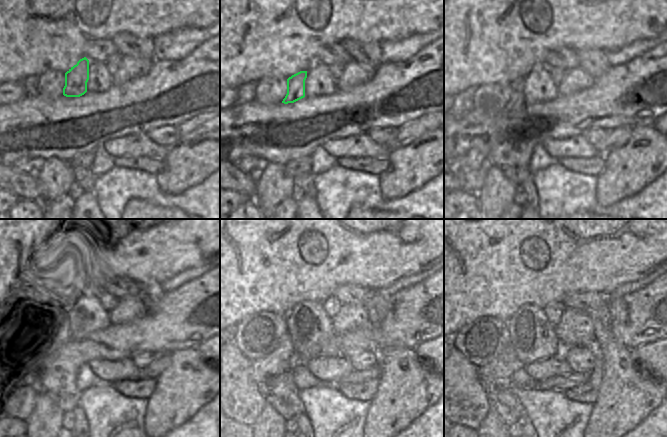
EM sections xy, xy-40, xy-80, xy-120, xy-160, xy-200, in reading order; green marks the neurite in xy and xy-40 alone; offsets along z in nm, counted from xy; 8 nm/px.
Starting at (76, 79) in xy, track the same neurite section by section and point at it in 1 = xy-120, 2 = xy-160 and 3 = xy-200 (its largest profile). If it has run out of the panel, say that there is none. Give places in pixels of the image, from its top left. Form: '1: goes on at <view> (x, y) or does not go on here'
1: goes on at xy-120 (35, 367)
2: goes on at xy-160 (281, 360)
3: goes on at xy-200 (495, 376)

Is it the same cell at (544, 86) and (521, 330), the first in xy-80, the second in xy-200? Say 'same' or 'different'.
same

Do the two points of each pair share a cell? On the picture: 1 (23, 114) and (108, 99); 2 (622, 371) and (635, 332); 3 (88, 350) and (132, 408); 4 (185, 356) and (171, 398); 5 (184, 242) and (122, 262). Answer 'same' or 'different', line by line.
1: same
2: different
3: different
4: same
5: same

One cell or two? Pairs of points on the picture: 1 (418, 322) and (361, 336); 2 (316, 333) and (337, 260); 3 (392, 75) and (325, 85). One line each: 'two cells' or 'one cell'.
1: one cell
2: two cells
3: two cells

